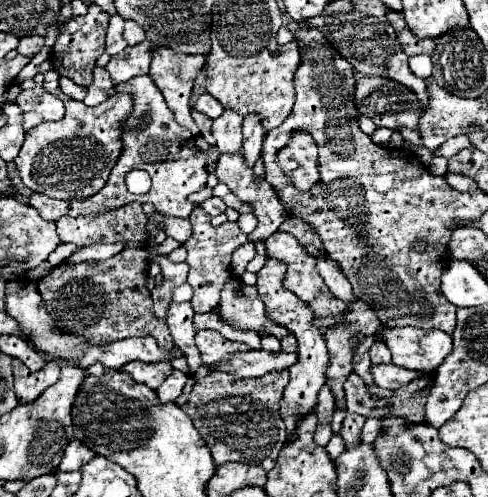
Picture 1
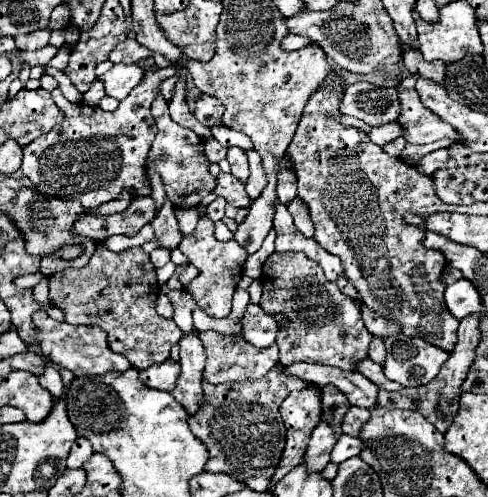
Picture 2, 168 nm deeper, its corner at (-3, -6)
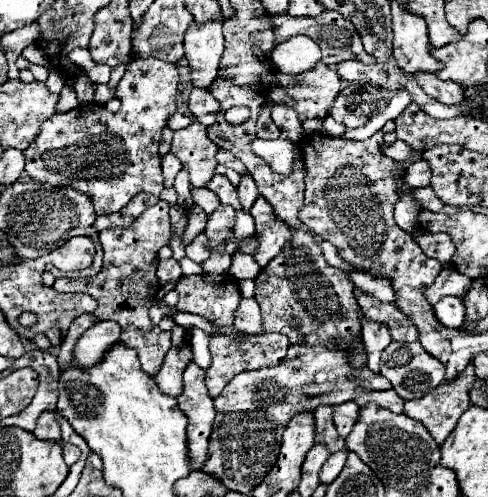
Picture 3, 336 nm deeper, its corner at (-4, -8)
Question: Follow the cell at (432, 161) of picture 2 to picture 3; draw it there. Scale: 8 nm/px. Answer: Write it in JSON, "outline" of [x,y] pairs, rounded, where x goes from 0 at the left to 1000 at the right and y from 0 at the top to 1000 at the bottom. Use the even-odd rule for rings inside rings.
{"outline":[[[869,318],[844,326],[832,338],[832,370],[844,374],[844,378],[877,374],[881,370],[881,354],[885,354],[885,338],[881,338],[881,330]]]}

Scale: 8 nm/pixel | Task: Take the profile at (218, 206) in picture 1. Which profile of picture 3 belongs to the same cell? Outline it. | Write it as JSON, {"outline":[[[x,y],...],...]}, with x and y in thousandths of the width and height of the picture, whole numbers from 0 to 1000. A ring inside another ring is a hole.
{"outline":[[[451,410],[447,423],[439,423],[426,435],[426,451],[422,451],[422,475],[430,483],[459,483],[467,463],[480,455],[480,419],[467,410]]]}

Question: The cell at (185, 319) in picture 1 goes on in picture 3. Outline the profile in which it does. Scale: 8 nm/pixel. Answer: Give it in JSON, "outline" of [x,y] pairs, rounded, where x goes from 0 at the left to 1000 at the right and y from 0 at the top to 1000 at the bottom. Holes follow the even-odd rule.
{"outline":[[[389,728],[377,744],[377,785],[361,809],[385,841],[385,901],[393,918],[393,942],[410,946],[422,922],[426,877],[434,869],[439,813],[418,777],[418,744],[402,728]]]}

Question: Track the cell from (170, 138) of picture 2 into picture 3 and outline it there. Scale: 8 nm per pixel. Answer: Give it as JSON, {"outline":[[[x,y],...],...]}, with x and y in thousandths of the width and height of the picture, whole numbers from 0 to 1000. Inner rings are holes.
{"outline":[[[393,245],[393,254],[361,262],[348,306],[373,326],[373,338],[389,350],[389,374],[418,378],[426,362],[443,350],[443,310],[447,294],[426,278],[422,254]]]}

